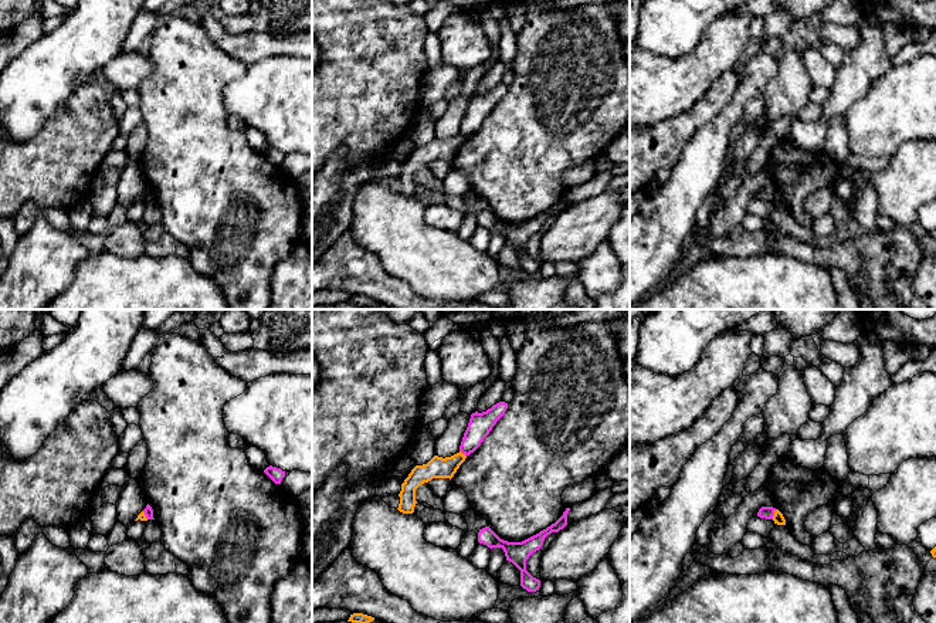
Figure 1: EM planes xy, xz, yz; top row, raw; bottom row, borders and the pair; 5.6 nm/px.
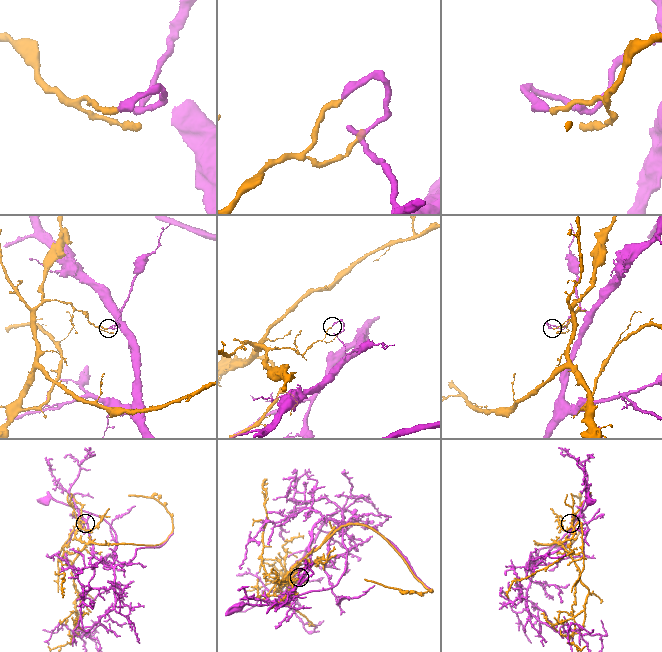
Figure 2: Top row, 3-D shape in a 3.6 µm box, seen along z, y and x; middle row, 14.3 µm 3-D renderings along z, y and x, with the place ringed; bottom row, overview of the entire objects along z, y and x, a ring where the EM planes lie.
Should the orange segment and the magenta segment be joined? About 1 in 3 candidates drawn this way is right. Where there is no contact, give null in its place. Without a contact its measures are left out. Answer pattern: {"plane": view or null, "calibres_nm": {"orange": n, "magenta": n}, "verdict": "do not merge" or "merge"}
{"plane": "yz", "calibres_nm": {"orange": 60, "magenta": 70}, "verdict": "do not merge"}

